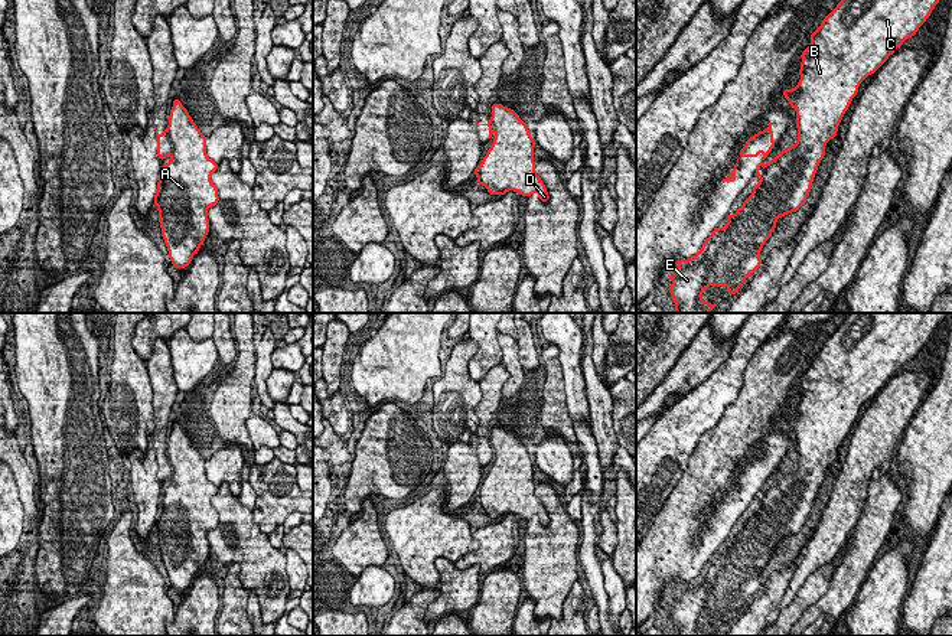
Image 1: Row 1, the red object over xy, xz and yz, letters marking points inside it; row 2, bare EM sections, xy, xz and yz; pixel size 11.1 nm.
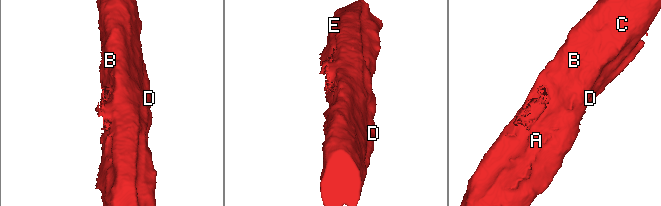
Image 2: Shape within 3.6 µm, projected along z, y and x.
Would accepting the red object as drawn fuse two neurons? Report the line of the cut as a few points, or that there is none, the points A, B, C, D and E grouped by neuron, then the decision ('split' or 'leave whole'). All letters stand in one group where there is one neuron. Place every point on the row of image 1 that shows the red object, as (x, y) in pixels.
no cut; A B C D E; leave whole

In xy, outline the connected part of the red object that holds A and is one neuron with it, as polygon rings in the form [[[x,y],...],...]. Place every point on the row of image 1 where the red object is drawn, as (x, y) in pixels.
[[[179,100],[157,138],[157,156],[170,162],[160,169],[154,205],[172,265],[188,267],[209,232],[208,208],[218,203],[211,176],[218,169],[206,154],[206,137]]]

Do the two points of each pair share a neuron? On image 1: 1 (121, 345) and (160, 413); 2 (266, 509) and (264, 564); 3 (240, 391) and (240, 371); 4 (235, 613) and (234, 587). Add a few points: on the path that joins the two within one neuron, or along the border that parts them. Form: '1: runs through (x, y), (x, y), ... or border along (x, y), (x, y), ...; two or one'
1: border along (144, 367), (152, 390), (153, 434); two
2: border along (251, 511), (253, 519), (267, 535); two
3: runs through (240, 387), (240, 375); one
4: runs through (234, 607), (234, 593); one

